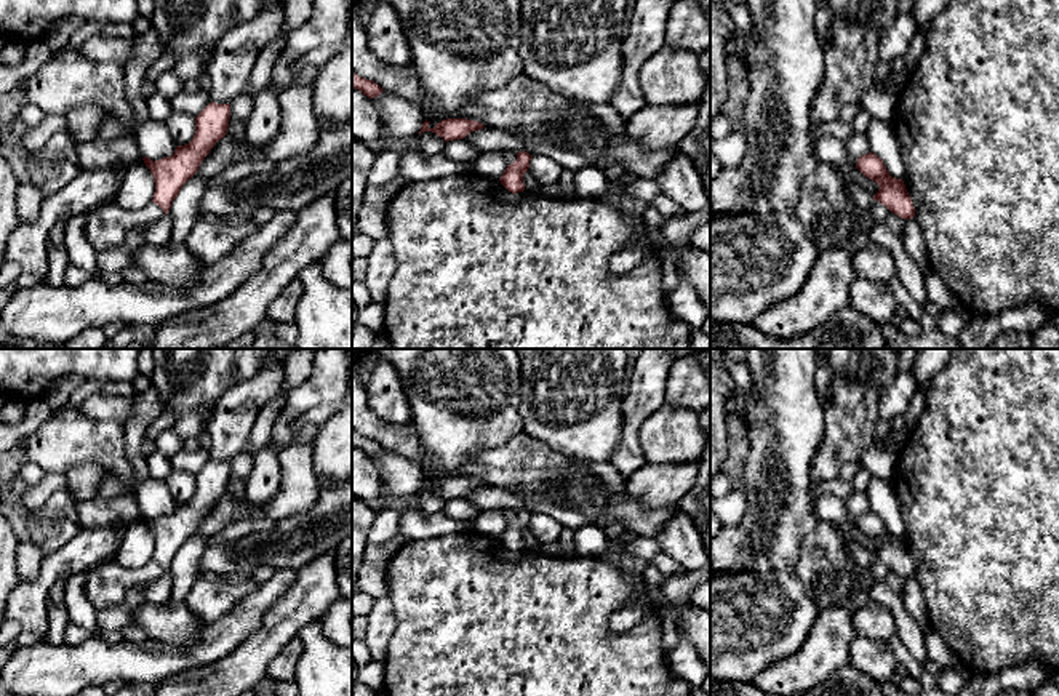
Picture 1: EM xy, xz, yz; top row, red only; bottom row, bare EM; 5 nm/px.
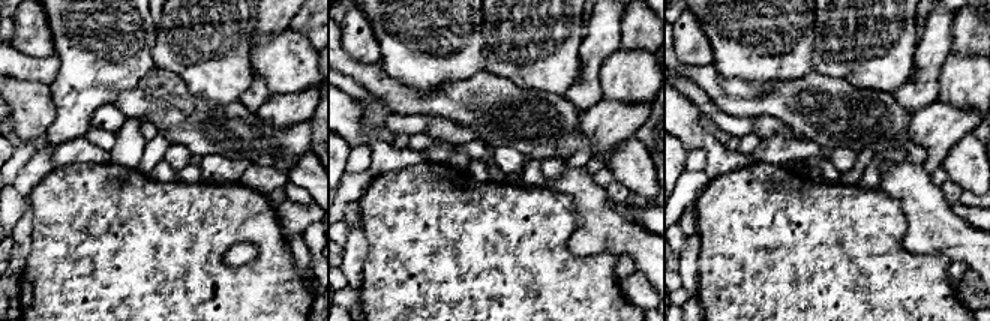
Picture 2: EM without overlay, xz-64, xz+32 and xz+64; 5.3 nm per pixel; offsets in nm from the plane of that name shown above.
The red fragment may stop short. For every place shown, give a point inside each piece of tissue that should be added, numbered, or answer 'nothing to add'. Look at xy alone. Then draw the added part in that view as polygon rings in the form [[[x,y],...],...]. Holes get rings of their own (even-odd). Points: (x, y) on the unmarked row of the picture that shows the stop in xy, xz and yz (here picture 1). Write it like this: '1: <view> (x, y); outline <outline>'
nothing to add

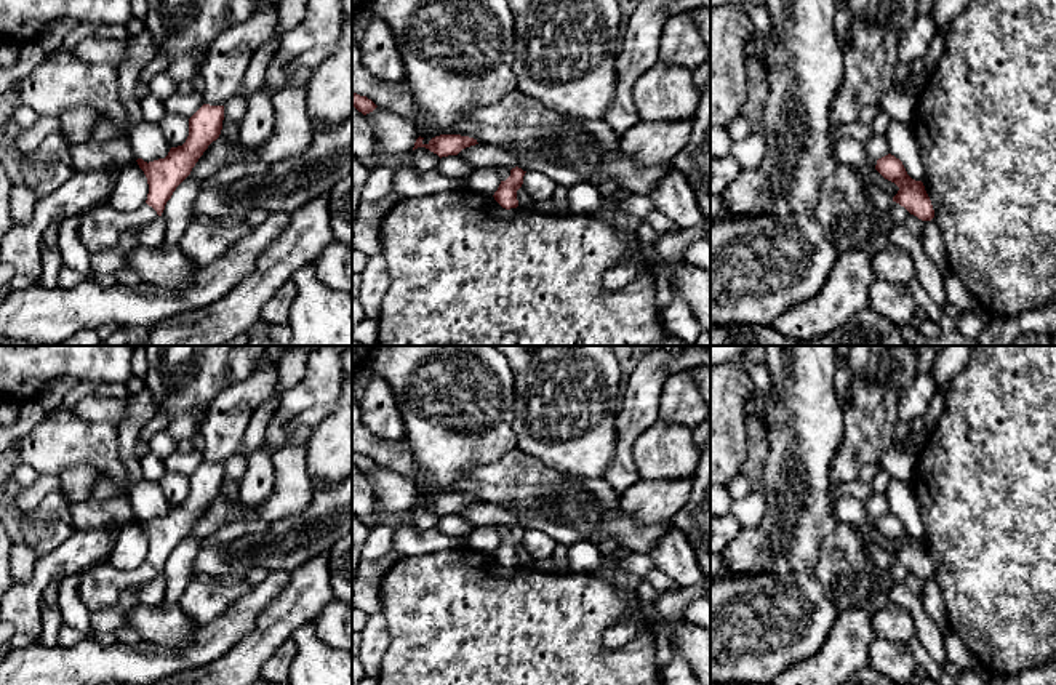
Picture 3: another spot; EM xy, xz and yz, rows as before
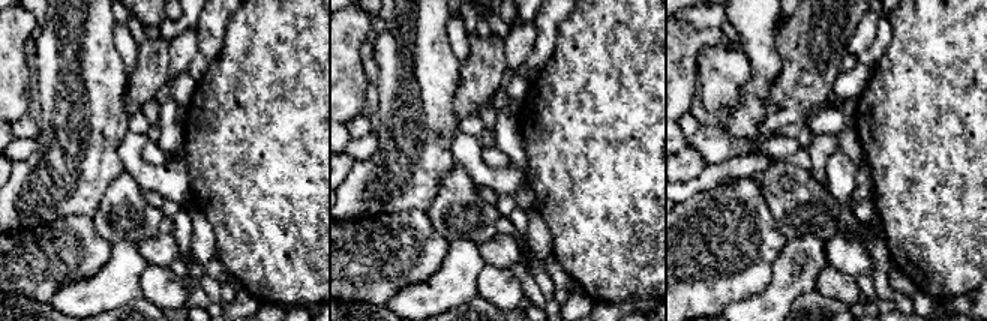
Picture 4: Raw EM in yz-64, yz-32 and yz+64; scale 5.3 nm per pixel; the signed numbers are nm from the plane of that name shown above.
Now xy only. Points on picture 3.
nothing to add

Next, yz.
nothing to add

